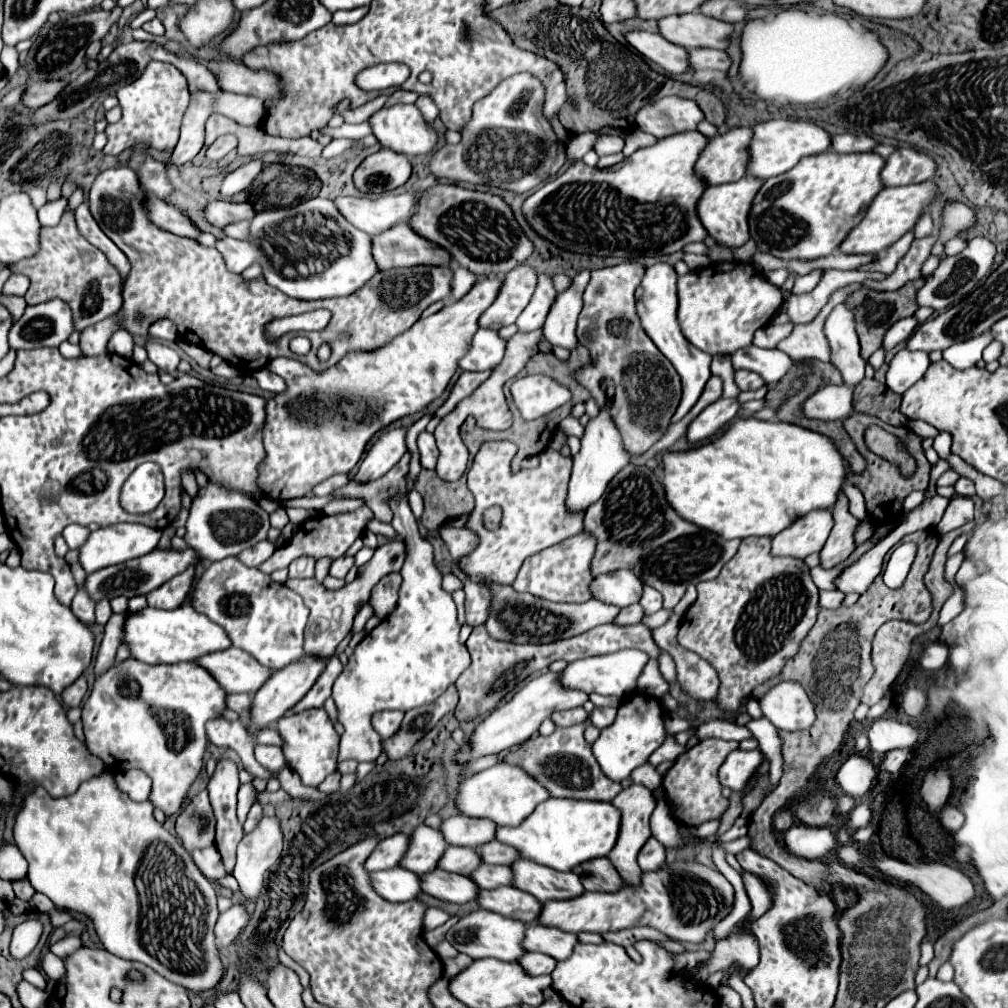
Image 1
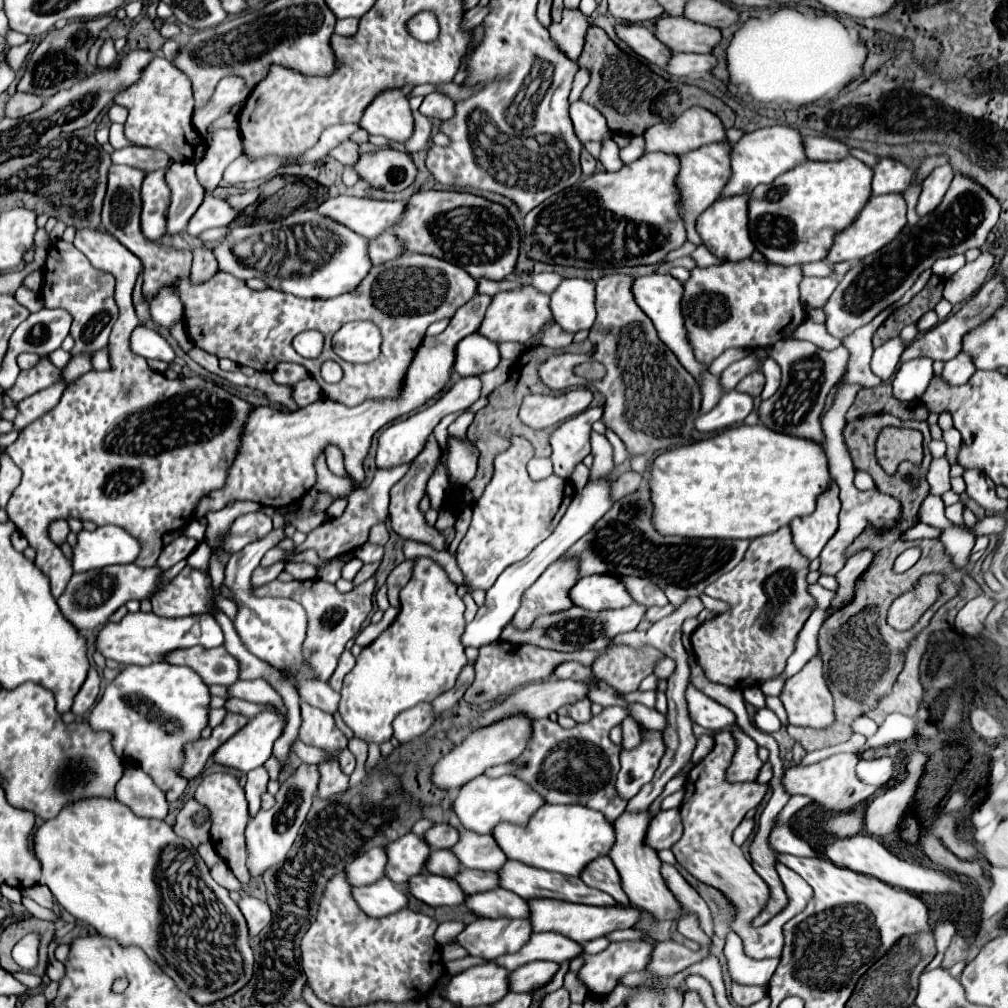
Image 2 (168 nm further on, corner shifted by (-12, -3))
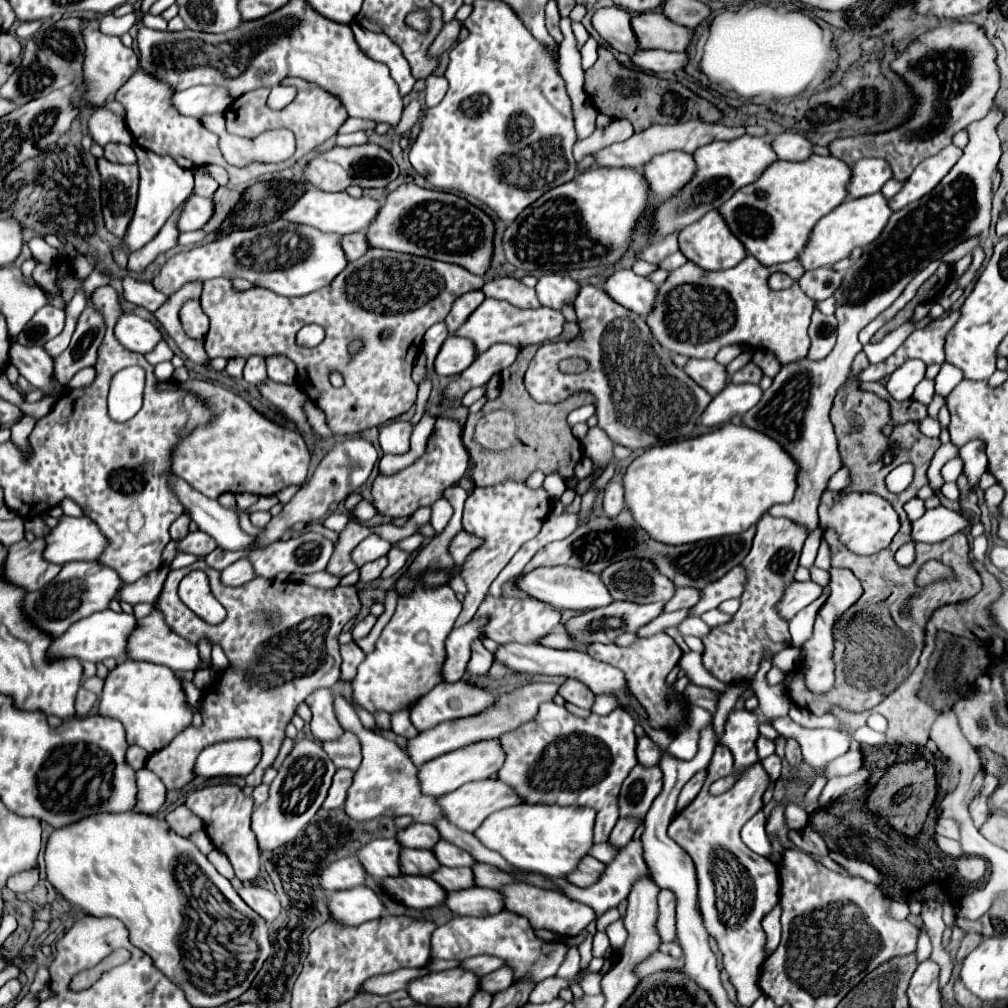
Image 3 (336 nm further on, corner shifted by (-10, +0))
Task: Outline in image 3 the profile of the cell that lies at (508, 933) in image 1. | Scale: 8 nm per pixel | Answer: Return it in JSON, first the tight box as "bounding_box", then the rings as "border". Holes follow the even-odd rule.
{"bounding_box":[432,911,568,983],"border":[[[502,911],[496,915],[486,915],[486,917],[454,917],[448,923],[436,927],[436,931],[432,933],[432,957],[462,961],[462,959],[482,955],[482,953],[496,955],[504,959],[508,967],[514,969],[516,981],[528,977],[528,973],[536,983],[546,977],[556,975],[560,963],[564,961],[566,951],[568,951],[566,945],[542,943],[534,935],[530,921],[512,911]]]}

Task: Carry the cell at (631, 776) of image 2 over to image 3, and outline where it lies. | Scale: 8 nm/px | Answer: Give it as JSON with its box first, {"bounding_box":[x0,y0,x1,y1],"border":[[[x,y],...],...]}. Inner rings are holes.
{"bounding_box":[620,763,662,819],"border":[[[636,763],[620,789],[620,815],[622,817],[636,815],[644,819],[654,797],[660,793],[660,787],[662,787],[662,771],[656,765],[648,769]]]}

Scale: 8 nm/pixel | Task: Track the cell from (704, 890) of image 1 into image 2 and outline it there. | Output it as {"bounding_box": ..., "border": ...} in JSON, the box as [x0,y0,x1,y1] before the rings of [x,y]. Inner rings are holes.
{"bounding_box":[530,898,640,944],"border":[[[530,898],[530,920],[534,932],[558,932],[578,944],[586,944],[594,938],[606,936],[612,930],[620,928],[632,928],[640,914],[634,908],[598,908],[598,906],[586,906],[586,904],[572,904],[572,902],[562,902],[562,900],[550,900],[550,898]]]}

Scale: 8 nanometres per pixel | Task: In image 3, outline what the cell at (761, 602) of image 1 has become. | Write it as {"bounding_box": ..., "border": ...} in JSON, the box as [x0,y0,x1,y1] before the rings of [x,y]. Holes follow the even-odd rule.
{"bounding_box":[702,515,806,685],"border":[[[766,515],[758,521],[754,545],[740,563],[740,567],[746,573],[740,609],[728,623],[710,629],[710,633],[702,637],[706,653],[706,657],[702,653],[702,663],[716,679],[728,685],[744,683],[758,673],[762,659],[790,645],[788,621],[784,621],[776,605],[782,599],[786,587],[794,581],[794,571],[798,567],[798,559],[806,537],[806,529],[796,525],[794,521],[776,519],[772,515]]]}

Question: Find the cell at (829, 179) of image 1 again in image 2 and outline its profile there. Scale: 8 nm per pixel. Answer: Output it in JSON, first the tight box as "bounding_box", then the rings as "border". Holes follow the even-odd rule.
{"bounding_box":[748,156,870,266],"border":[[[846,156],[836,162],[802,162],[774,184],[760,184],[748,196],[748,230],[756,250],[778,266],[826,258],[834,234],[850,226],[870,198],[870,166]]]}

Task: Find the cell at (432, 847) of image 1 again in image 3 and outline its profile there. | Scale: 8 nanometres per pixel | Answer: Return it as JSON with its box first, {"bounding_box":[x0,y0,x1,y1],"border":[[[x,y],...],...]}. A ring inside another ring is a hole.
{"bounding_box":[356,839,402,879],"border":[[[376,839],[364,845],[356,855],[360,857],[368,875],[376,879],[402,875],[400,867],[400,841],[398,839]]]}

